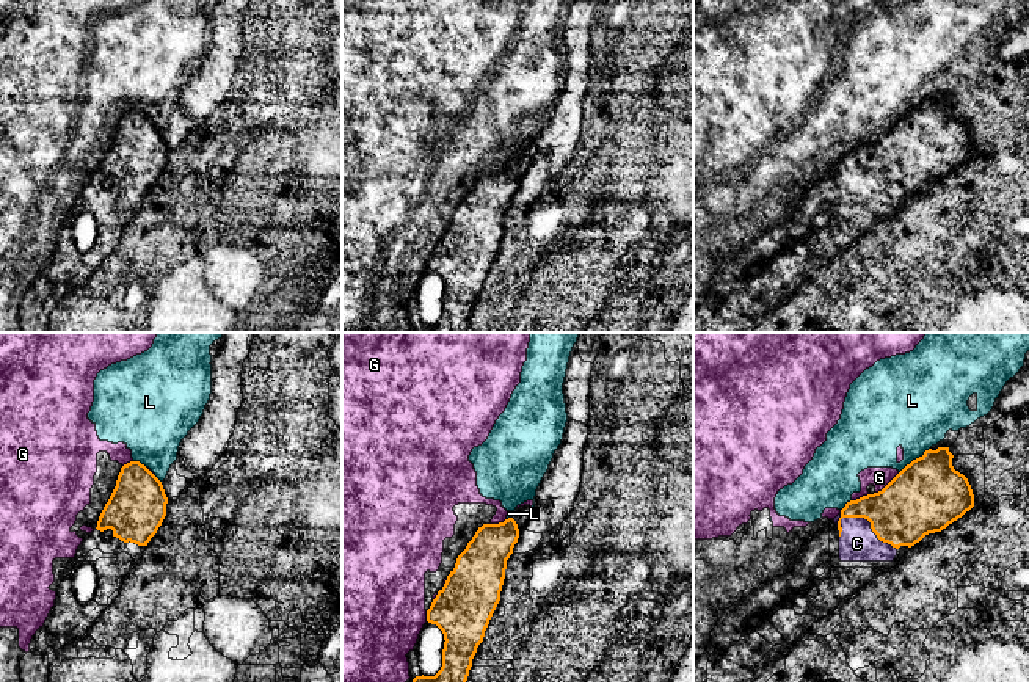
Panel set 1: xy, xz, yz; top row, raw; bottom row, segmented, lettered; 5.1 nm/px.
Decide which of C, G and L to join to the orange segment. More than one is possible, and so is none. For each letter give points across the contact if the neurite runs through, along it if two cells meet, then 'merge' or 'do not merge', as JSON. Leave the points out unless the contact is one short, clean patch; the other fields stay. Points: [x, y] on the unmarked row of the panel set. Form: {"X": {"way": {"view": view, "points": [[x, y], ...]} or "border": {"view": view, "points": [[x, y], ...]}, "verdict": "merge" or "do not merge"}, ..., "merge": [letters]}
{"C": {"verdict": "merge"}, "G": {"verdict": "do not merge"}, "L": {"verdict": "do not merge"}, "merge": ["C"]}

